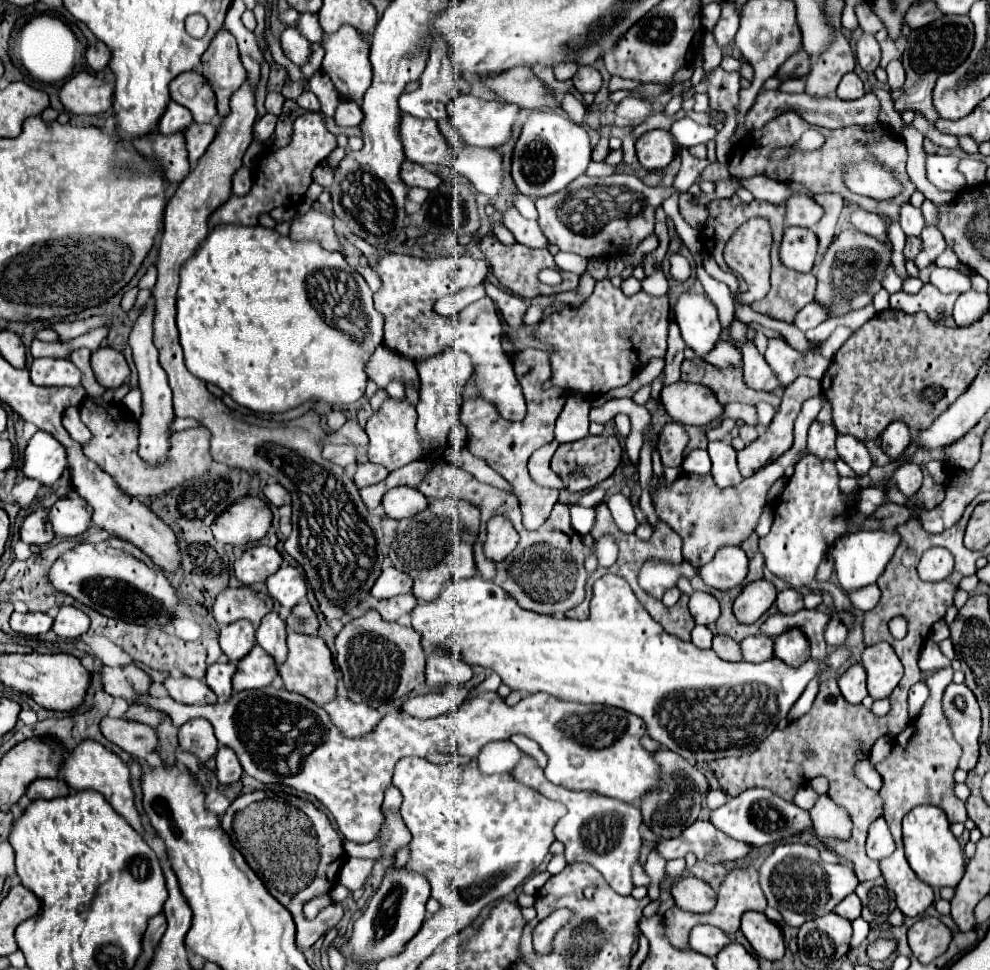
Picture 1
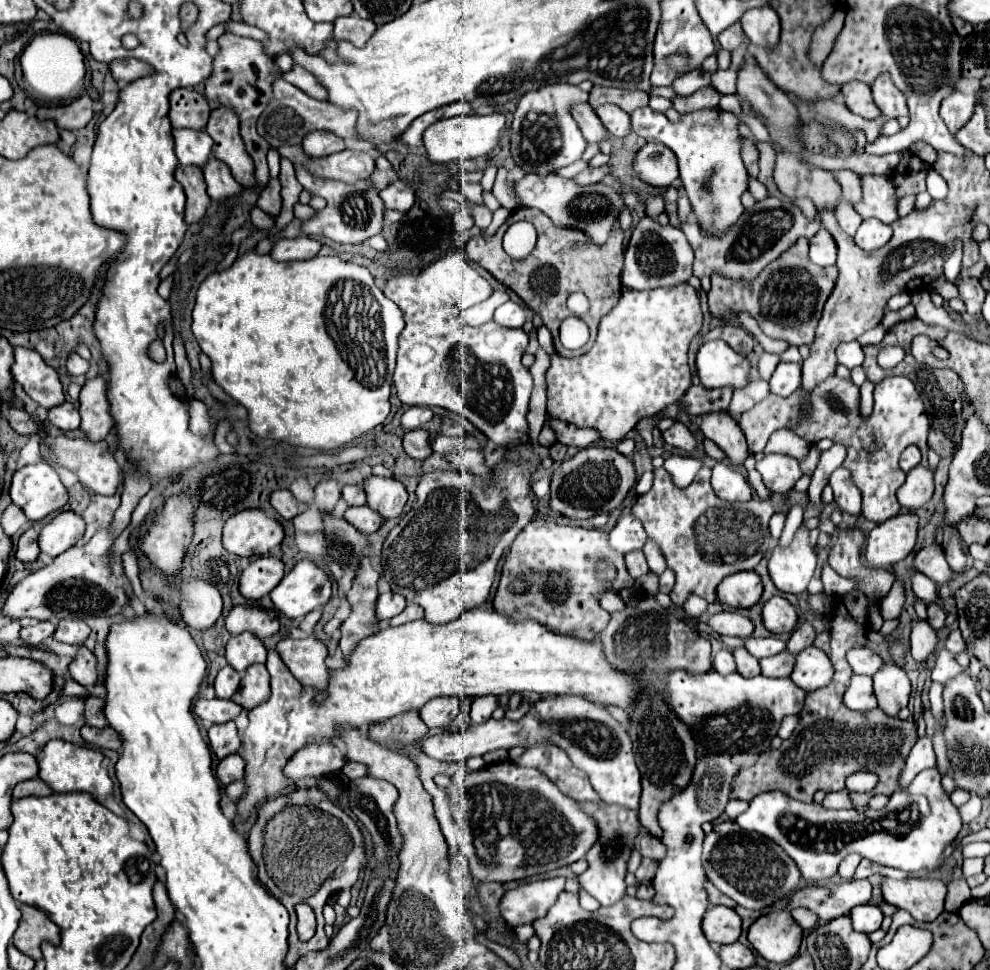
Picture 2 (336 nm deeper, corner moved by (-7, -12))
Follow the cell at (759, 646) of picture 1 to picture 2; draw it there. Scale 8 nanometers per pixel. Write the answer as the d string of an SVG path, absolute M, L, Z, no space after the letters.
M783 650L781 654L769 656L769 658L761 658L761 674L763 676L771 676L771 678L783 678L789 676L793 672L795 666L795 656L787 650Z

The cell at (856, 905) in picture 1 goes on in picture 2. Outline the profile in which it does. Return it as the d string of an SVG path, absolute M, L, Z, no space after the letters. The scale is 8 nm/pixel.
M871 904L853 908L849 912L849 916L853 920L853 928L857 932L863 932L863 934L871 934L871 932L879 930L881 922L883 922L883 912L877 906L871 906Z

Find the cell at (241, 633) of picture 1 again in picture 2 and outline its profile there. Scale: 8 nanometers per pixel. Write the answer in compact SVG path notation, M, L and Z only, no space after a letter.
M243 632L239 636L229 638L229 642L227 642L225 648L227 648L227 652L225 652L227 662L239 674L243 674L251 664L267 660L267 650L265 650L263 642L257 636L249 634L249 632Z

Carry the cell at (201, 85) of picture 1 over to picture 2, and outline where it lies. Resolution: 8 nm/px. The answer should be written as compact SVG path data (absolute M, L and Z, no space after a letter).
M179 88L173 90L169 96L171 102L171 124L173 128L191 128L203 130L209 120L209 104L203 94L193 88Z

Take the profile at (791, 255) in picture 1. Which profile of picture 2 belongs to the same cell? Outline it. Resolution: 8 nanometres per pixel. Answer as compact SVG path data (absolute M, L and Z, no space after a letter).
M819 230L811 240L809 240L809 258L817 266L831 266L835 264L837 258L837 246L831 240L831 234L827 230Z

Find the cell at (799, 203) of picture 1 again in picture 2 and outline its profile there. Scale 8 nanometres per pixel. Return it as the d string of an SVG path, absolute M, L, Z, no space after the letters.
M839 204L837 210L835 210L835 218L839 222L839 226L849 234L849 236L855 236L859 224L863 222L861 216L857 216L857 212L853 212L853 208L849 204Z

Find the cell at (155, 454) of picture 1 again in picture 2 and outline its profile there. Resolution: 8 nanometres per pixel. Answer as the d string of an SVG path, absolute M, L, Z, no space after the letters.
M109 528L99 530L87 544L81 546L73 546L67 552L59 554L49 566L39 568L37 572L29 574L27 578L23 578L9 594L3 612L9 618L33 618L33 620L49 620L53 616L57 618L91 618L91 616L117 616L121 614L121 608L129 604L129 596L125 594L125 588L117 582L117 578L113 576L113 566L111 566L111 546L115 542L115 536L109 532Z

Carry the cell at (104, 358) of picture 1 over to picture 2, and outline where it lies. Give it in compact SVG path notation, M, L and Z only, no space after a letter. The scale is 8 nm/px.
M97 376L85 380L79 396L79 412L81 412L81 428L85 430L89 440L101 440L115 426L115 420L109 412L107 398L107 378Z

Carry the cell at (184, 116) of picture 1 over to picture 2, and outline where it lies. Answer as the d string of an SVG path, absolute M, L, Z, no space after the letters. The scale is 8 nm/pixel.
M175 128L175 154L181 166L203 166L211 154L213 140L205 130L189 130L189 128Z

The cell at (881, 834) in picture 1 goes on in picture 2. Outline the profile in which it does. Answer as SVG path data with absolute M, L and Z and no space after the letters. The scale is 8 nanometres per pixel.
M925 736L921 740L915 742L915 746L911 748L911 754L905 762L905 768L903 772L899 774L899 790L905 790L913 778L925 770L925 768L933 768L935 766L935 752L933 752L933 744L931 744L931 738Z

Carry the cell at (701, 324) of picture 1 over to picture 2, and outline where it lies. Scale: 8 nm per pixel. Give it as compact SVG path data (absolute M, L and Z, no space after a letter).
M711 340L697 352L697 374L705 388L743 388L749 382L749 362L723 340Z

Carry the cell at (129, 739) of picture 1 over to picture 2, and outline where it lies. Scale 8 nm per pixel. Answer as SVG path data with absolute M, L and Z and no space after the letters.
M83 726L81 728L81 736L85 742L97 746L97 748L109 748L109 750L119 750L121 748L121 738L113 728L91 728L91 726Z

